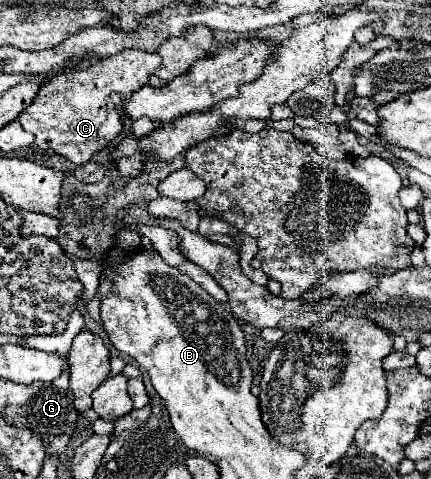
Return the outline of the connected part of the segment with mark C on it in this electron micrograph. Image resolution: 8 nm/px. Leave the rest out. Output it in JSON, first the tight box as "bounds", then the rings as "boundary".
{"bounds":[18,49,160,165],"boundary":[[[124,49],[114,57],[96,59],[88,69],[74,69],[72,73],[62,73],[60,77],[46,81],[40,87],[36,101],[20,113],[18,121],[36,137],[40,149],[52,149],[74,165],[84,165],[94,153],[102,151],[112,139],[116,139],[124,127],[120,111],[108,97],[118,93],[120,97],[130,99],[136,89],[148,83],[148,77],[158,67],[160,57],[156,57],[156,53],[134,49]]]}

